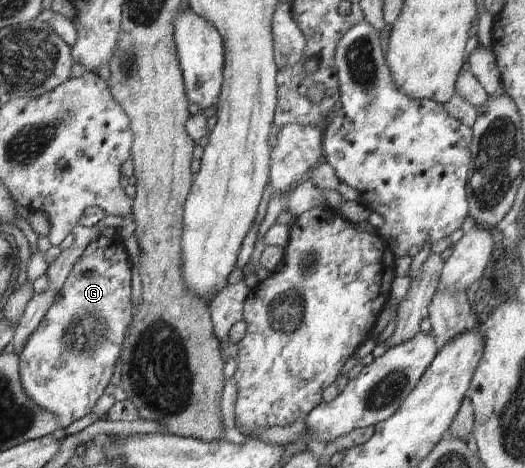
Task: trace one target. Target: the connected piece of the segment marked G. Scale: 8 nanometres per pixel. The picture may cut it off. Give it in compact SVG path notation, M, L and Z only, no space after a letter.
M117 234L110 236L109 238L101 237L99 240L94 240L94 242L90 242L88 247L82 252L82 256L76 260L70 275L67 277L67 280L64 282L62 289L56 294L56 298L54 298L54 302L52 302L52 306L46 312L46 316L42 318L42 322L40 322L40 326L36 328L35 332L30 334L29 340L26 340L26 346L22 349L22 352L18 353L19 356L19 376L20 382L22 384L22 388L32 402L40 410L44 410L44 412L50 412L56 420L58 420L58 426L60 428L66 429L74 422L84 418L91 412L93 412L94 406L100 399L100 397L105 394L104 390L111 383L112 375L114 374L115 364L118 358L121 356L121 352L123 350L123 343L126 339L126 332L130 327L131 321L133 320L133 304L131 300L131 277L132 277L132 268L133 264L131 262L131 257L127 252L127 248L125 247L124 240L120 238Z

